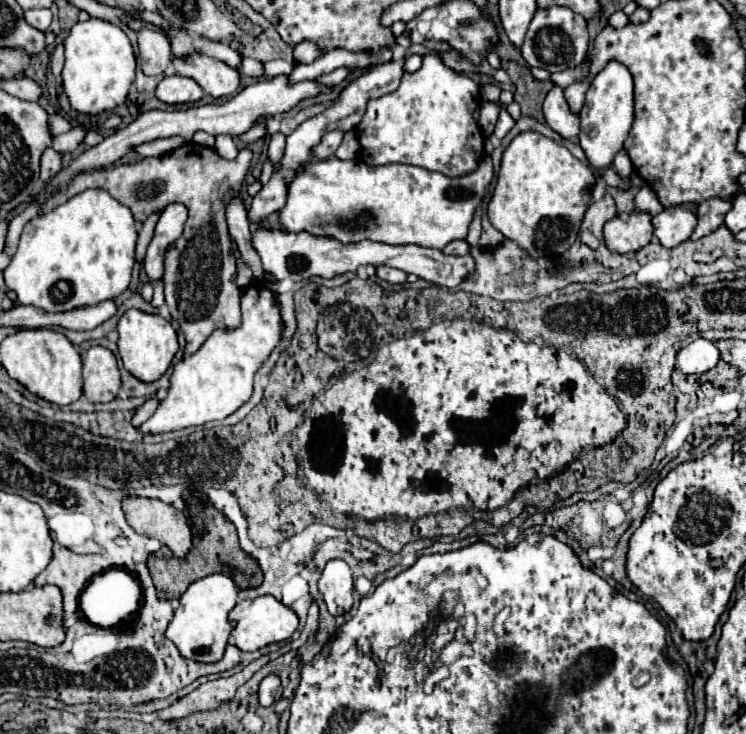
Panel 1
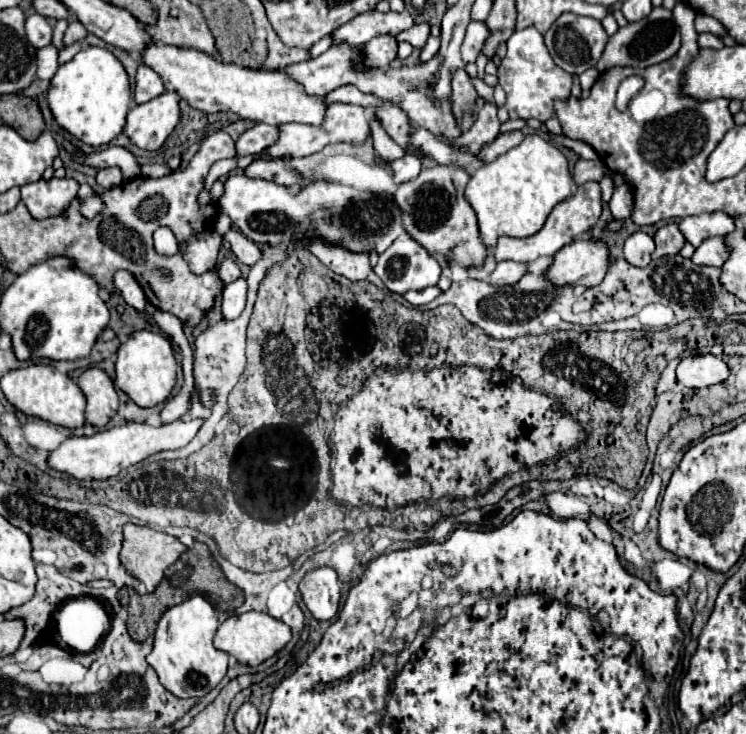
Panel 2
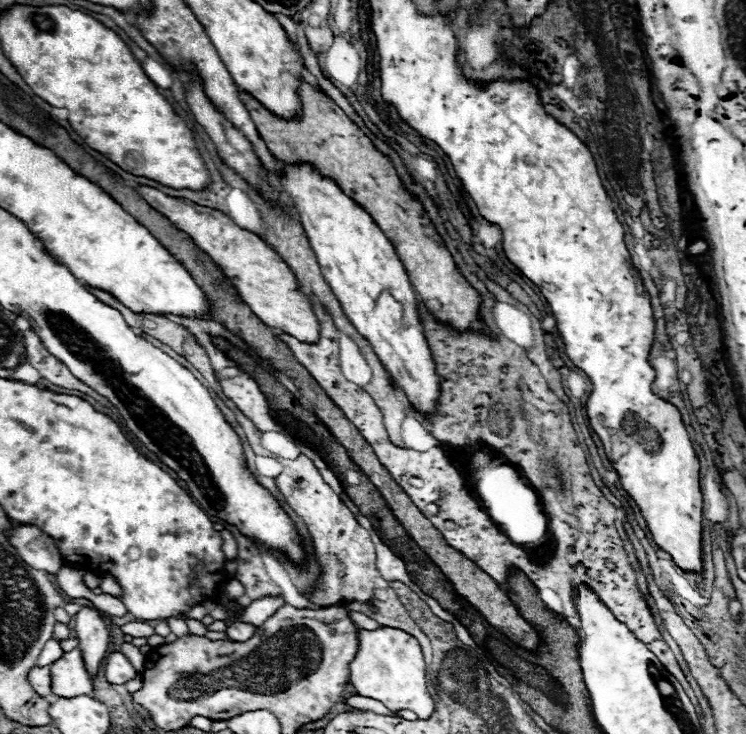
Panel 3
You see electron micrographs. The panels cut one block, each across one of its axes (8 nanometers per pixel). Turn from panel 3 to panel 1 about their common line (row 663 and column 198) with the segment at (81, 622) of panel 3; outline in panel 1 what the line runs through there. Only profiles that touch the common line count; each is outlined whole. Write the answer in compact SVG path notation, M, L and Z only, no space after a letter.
M178 74L166 76L156 88L156 98L166 104L198 102L202 96L204 96L204 90L198 86L198 82Z

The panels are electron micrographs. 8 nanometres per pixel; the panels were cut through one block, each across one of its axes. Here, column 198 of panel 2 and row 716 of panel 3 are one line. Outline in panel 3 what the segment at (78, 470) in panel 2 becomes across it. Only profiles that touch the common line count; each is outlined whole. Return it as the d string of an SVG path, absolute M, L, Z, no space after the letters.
M358 628L358 652L350 662L350 684L360 696L380 700L392 714L398 710L412 710L418 718L428 718L434 708L434 702L426 690L426 664L420 644L414 636L398 628Z

